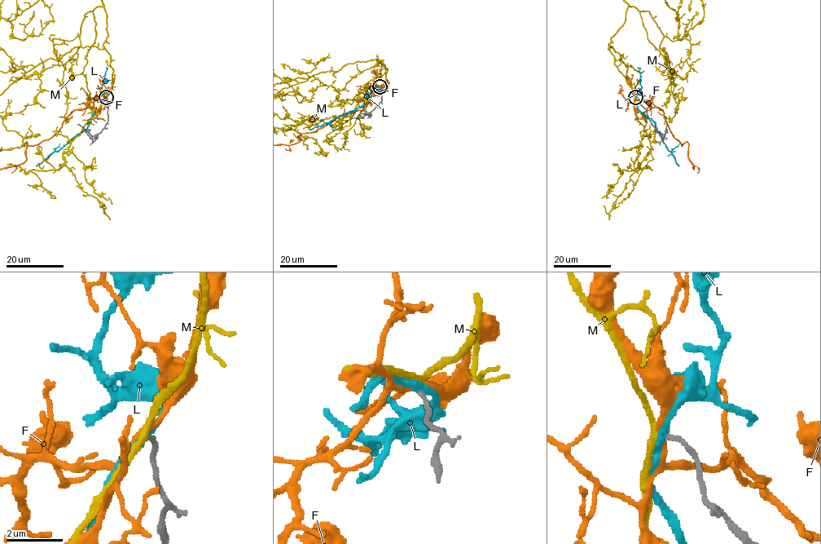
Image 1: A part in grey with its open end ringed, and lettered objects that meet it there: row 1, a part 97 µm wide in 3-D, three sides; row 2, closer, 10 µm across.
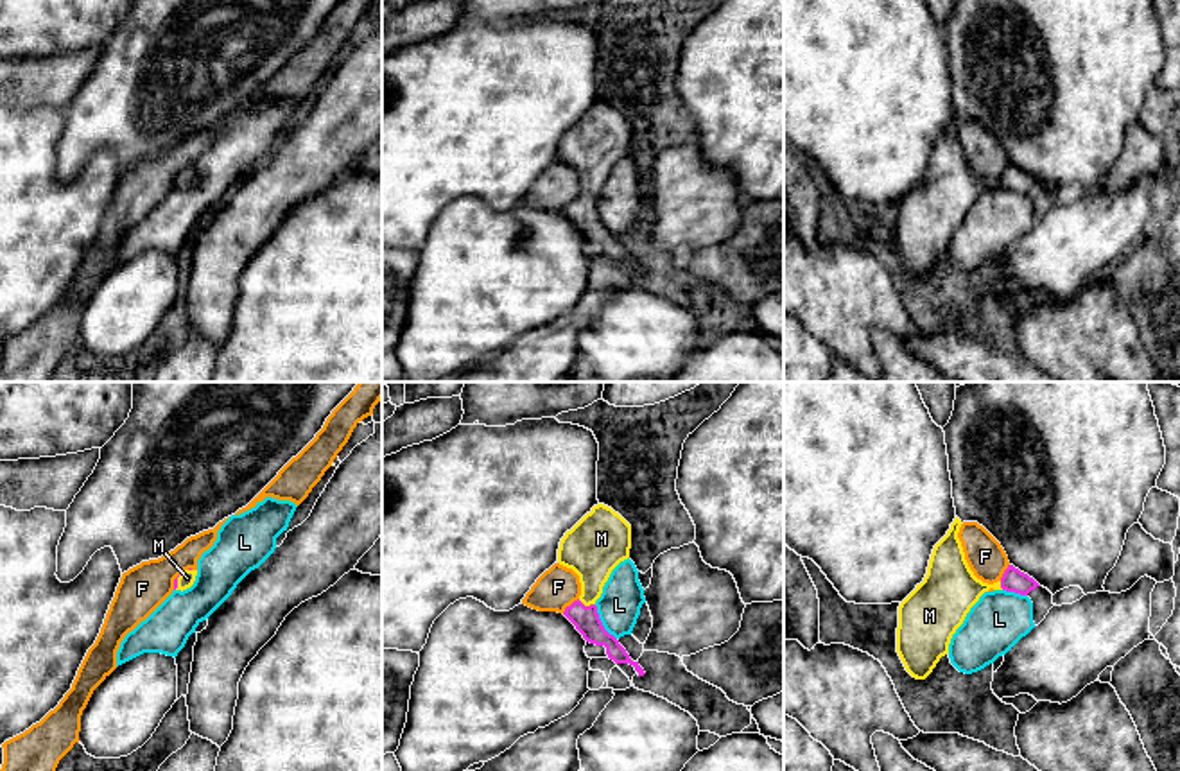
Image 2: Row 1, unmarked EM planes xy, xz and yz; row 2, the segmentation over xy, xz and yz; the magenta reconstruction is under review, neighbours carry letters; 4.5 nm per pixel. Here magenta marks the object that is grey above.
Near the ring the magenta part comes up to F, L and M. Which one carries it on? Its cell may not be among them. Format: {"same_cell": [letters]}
{"same_cell": ["M"]}

